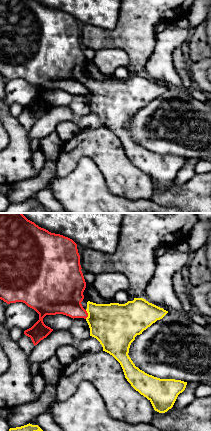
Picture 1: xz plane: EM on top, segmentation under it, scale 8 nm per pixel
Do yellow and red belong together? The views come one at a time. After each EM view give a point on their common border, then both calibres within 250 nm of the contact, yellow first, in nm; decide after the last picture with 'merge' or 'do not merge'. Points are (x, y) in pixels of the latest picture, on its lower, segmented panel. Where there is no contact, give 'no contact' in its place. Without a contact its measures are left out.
(88, 314) | 360/300 nm

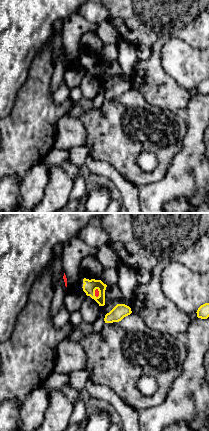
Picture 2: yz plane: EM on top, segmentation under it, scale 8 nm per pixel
(94, 293) | 110/30 nm

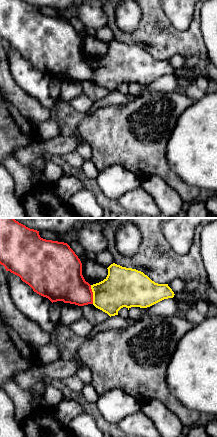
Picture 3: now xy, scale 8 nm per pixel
(93, 294) | 320/300 nm

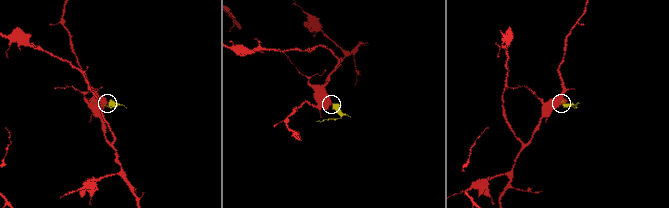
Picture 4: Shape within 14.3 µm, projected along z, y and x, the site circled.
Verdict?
merge

